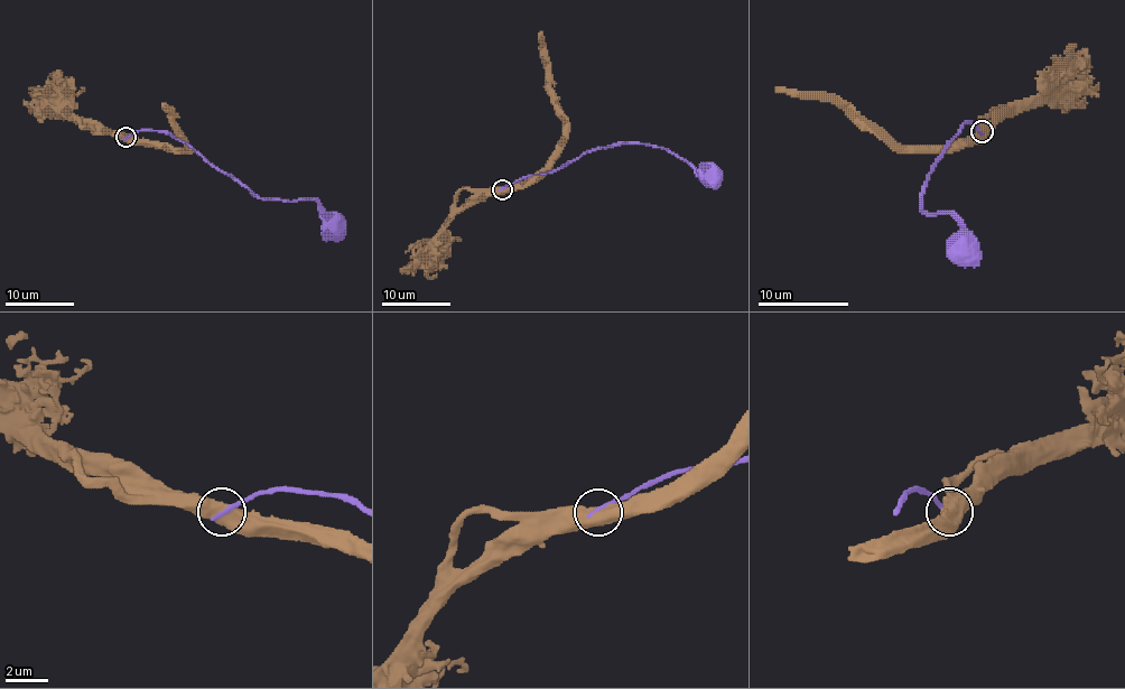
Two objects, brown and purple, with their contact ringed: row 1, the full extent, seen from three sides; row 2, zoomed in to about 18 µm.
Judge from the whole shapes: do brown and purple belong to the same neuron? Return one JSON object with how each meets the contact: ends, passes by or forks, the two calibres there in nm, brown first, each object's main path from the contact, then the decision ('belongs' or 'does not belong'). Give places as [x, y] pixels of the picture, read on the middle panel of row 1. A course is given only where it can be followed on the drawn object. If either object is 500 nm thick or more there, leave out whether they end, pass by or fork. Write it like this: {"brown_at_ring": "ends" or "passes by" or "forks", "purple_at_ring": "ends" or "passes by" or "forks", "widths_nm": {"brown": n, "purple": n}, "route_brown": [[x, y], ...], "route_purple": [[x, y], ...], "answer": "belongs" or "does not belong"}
{"widths_nm": {"brown": 650, "purple": 220}, "route_brown": [[502, 188], [527, 185], [549, 161], [565, 131], [565, 115], [547, 73], [540, 31]], "route_purple": [[502, 188], [566, 166], [587, 152], [620, 143], [649, 143], [668, 149], [702, 175], [709, 175]], "answer": "does not belong"}

